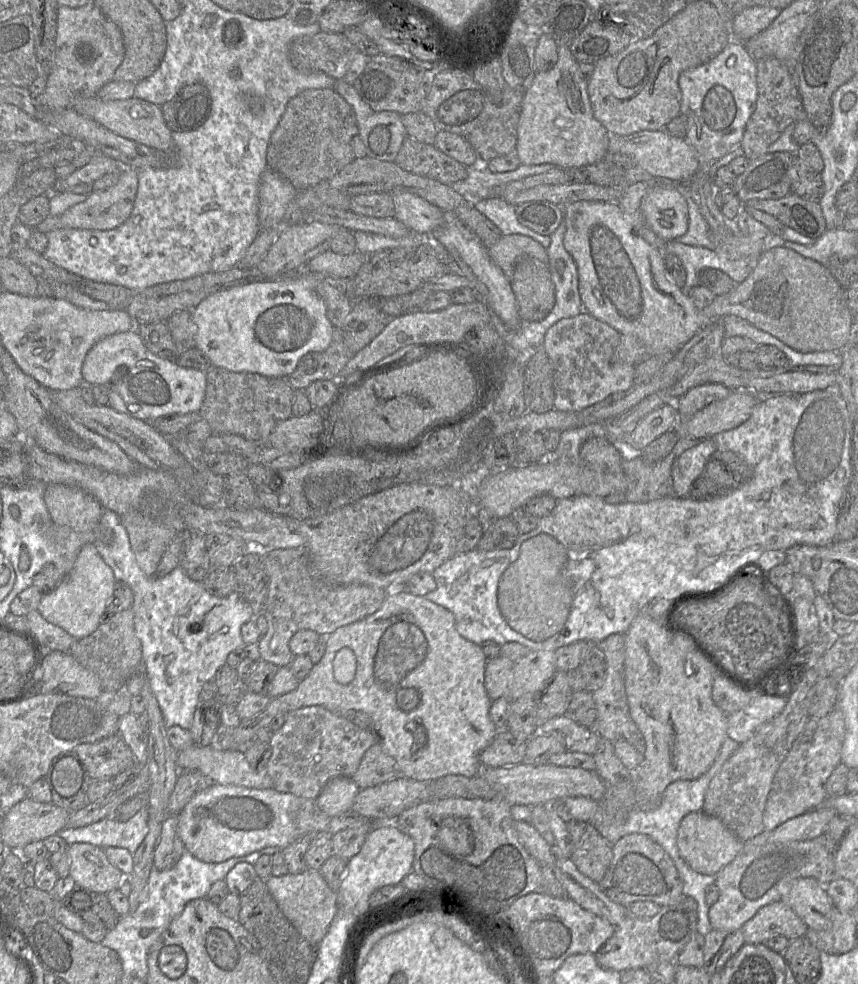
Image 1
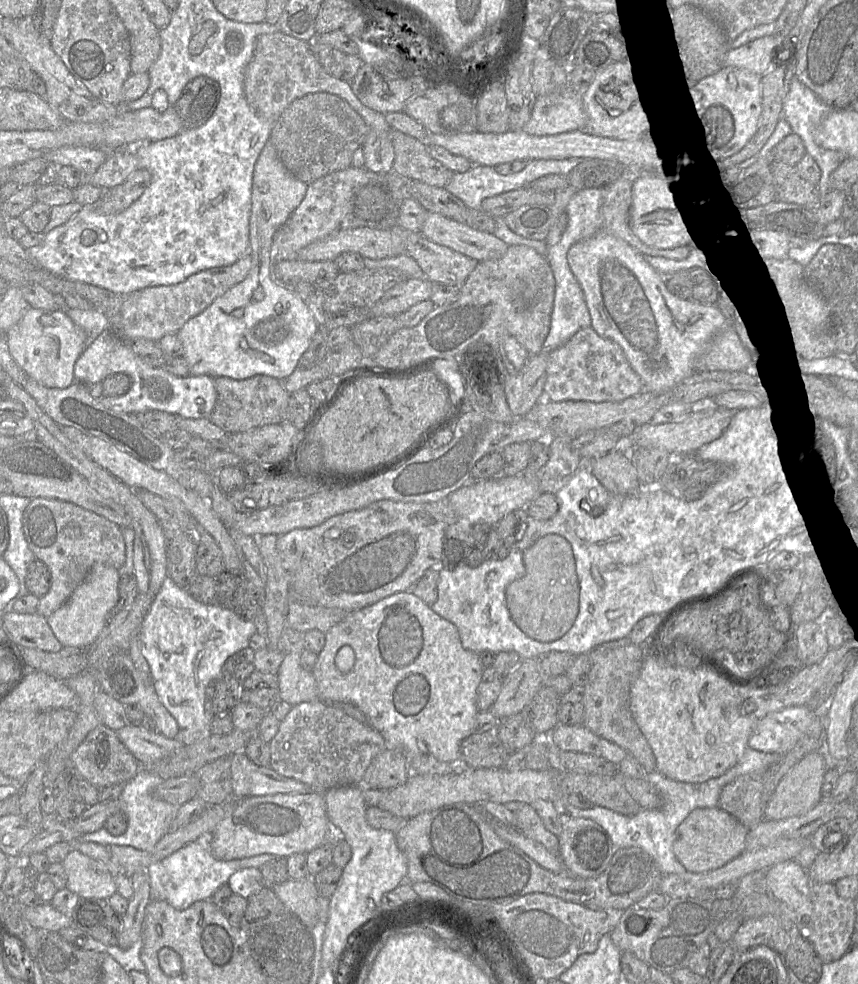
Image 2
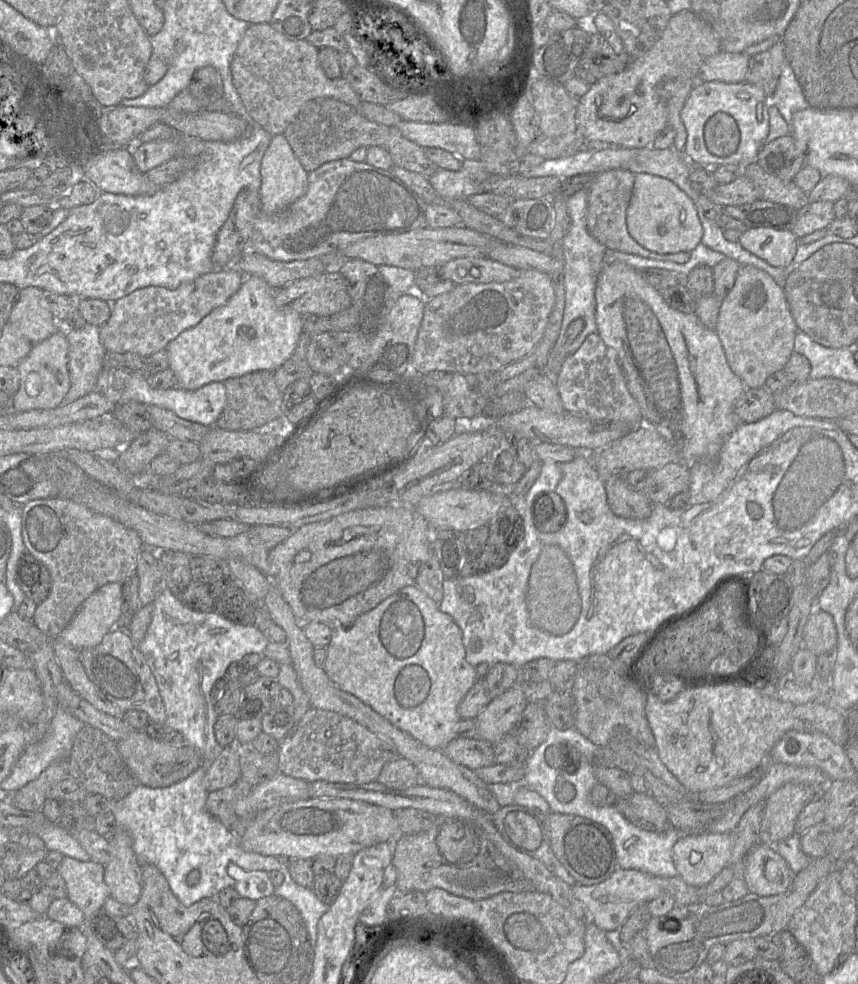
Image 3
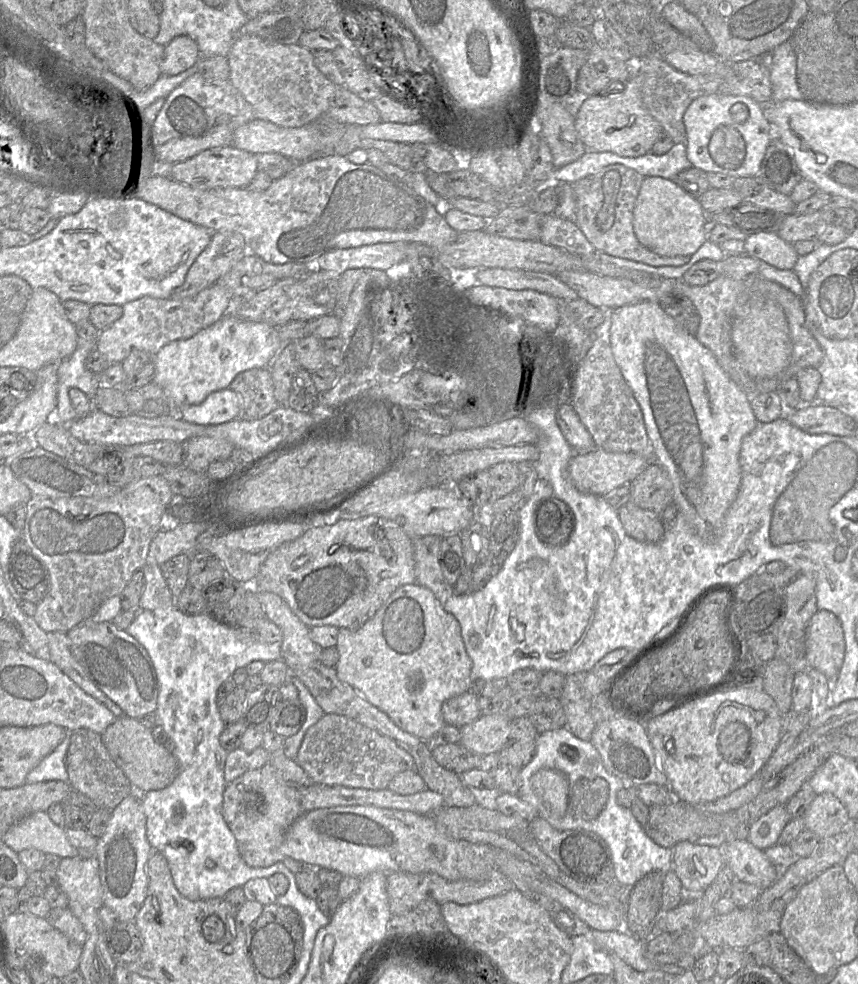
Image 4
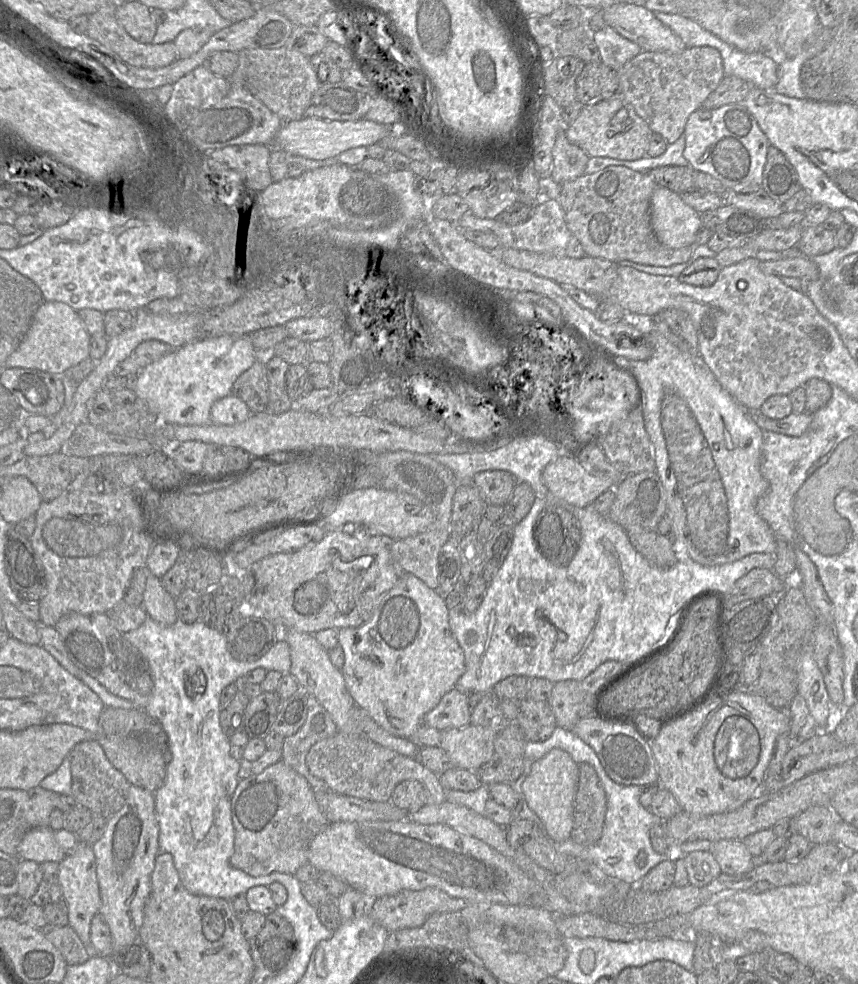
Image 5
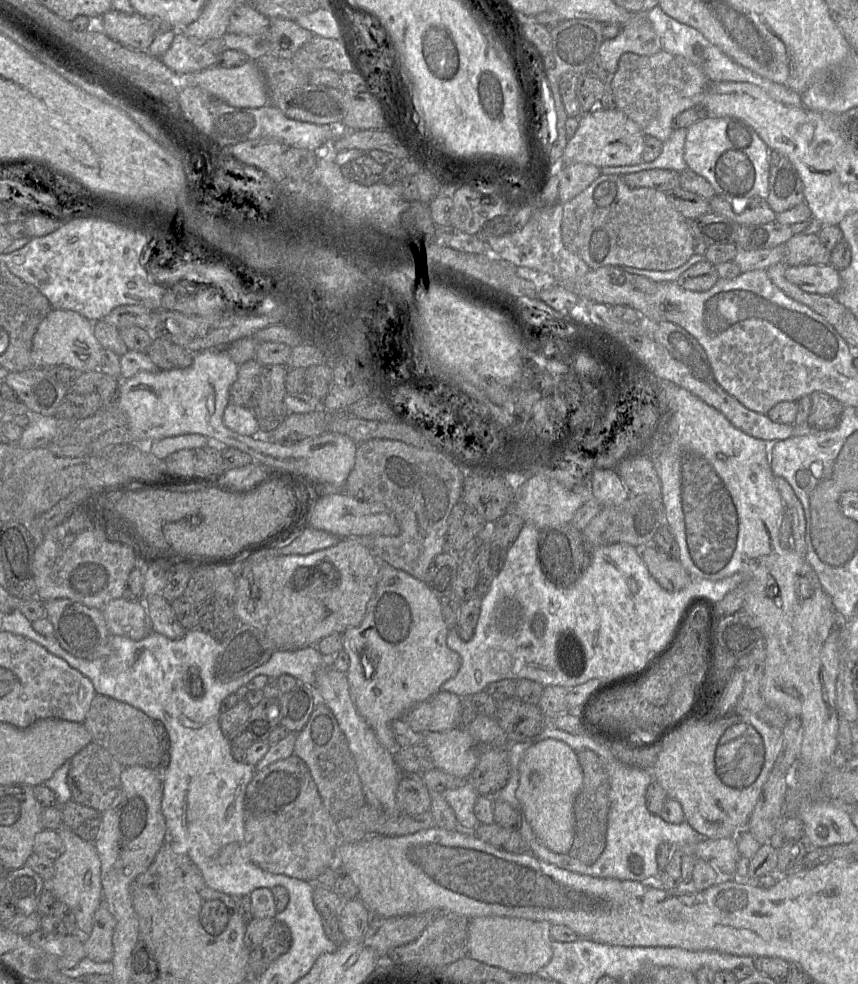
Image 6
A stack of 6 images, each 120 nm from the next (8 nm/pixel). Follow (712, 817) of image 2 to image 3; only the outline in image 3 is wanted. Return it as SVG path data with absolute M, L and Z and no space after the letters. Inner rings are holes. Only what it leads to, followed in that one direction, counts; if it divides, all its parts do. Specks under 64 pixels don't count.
M729 833L681 834L672 857L678 876L690 886L703 888L726 867L731 851Z

